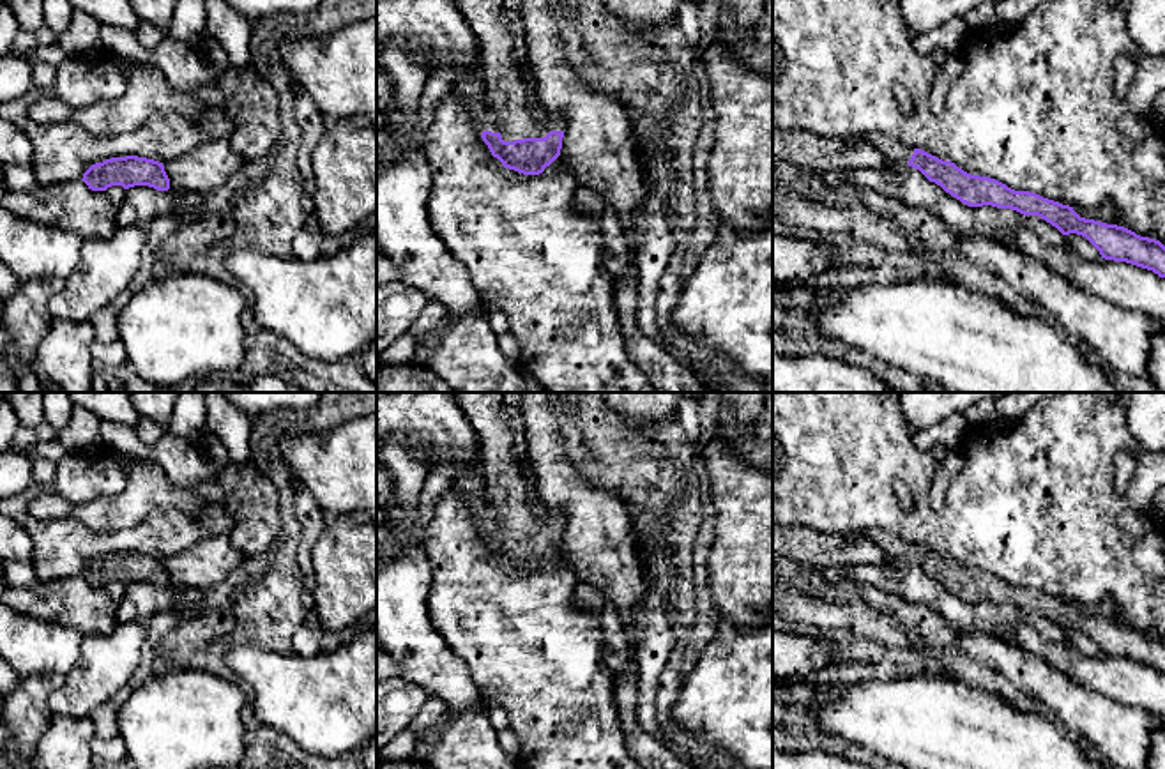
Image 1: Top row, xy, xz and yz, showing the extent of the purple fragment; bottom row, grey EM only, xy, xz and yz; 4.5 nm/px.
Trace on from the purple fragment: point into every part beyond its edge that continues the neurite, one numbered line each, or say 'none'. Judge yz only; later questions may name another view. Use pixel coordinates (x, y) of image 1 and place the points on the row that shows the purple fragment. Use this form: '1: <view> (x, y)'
1: yz (893, 151)

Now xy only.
none

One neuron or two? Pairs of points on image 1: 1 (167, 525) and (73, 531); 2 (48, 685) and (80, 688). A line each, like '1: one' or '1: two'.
1: one
2: two

